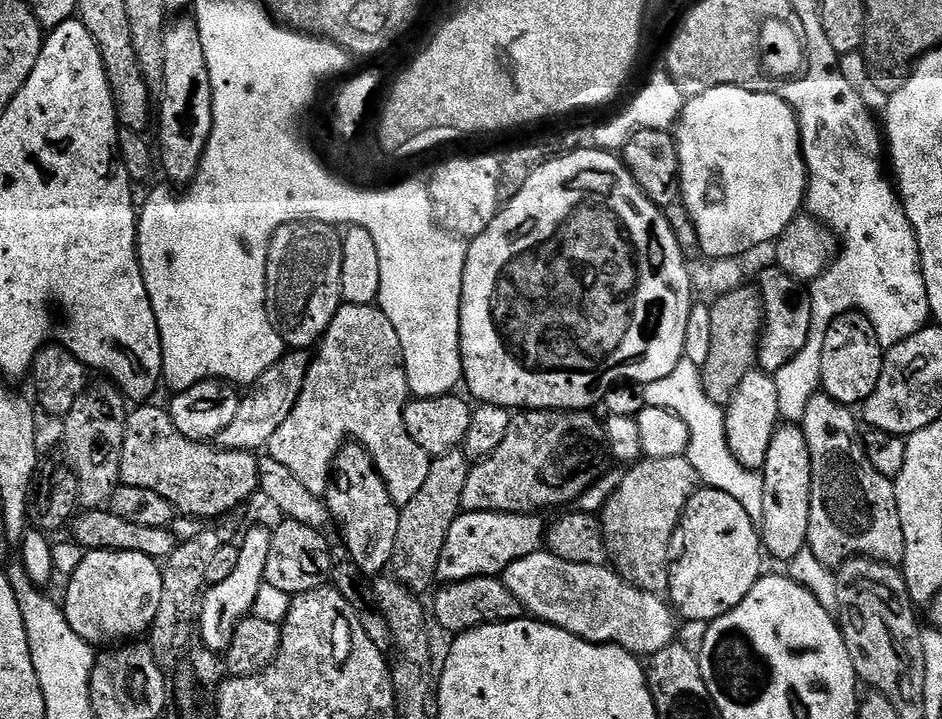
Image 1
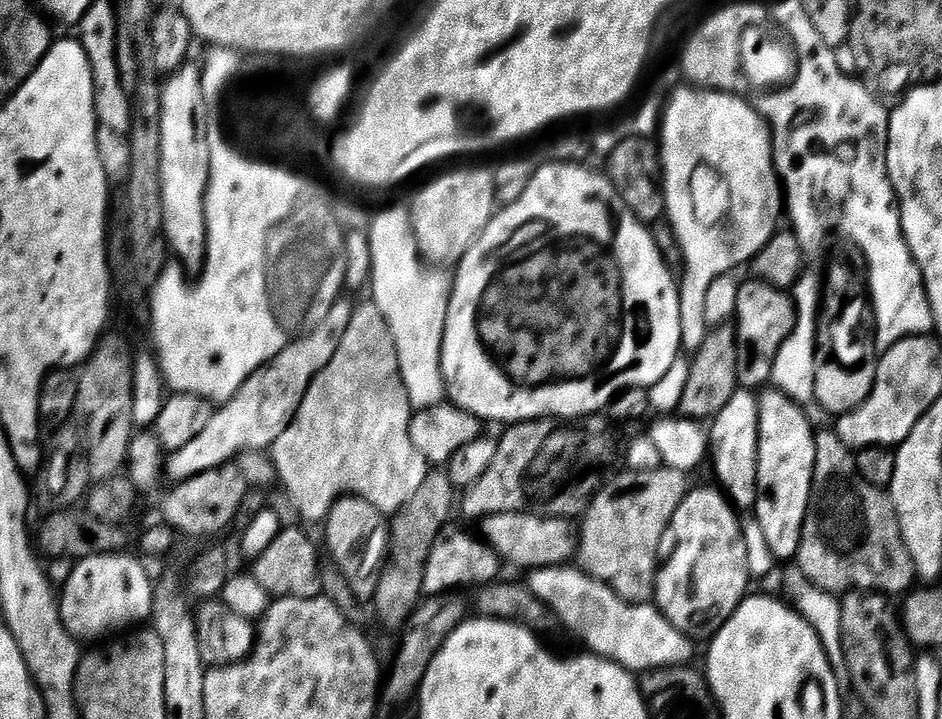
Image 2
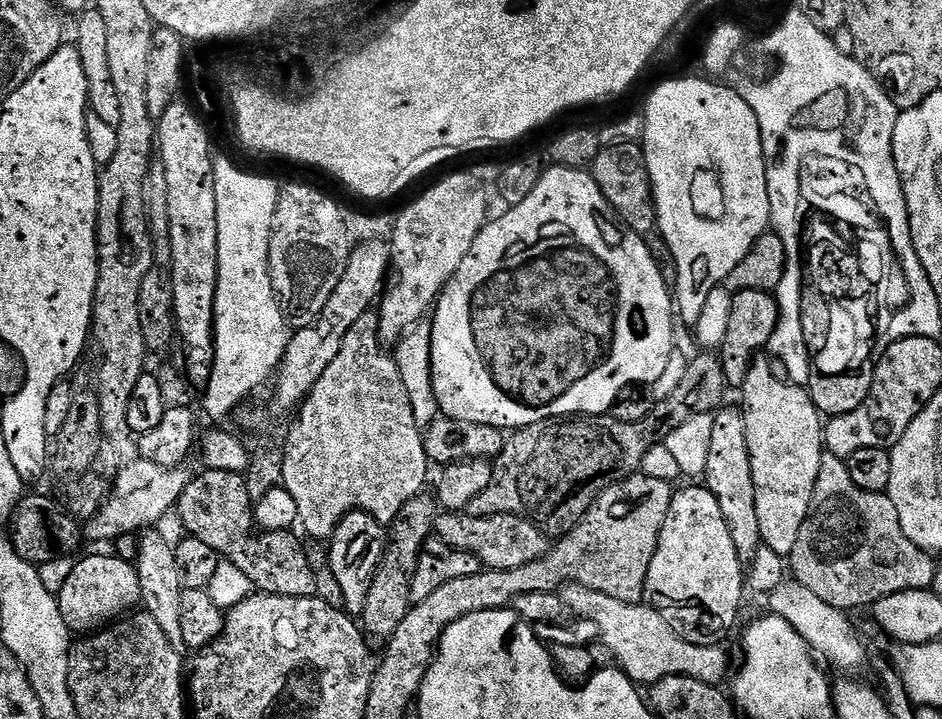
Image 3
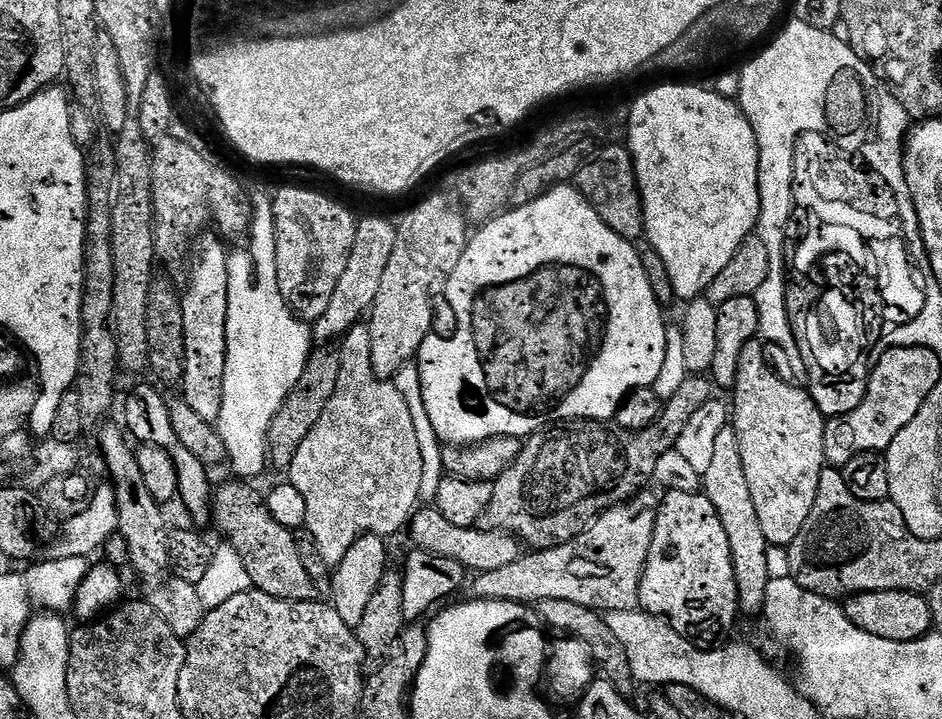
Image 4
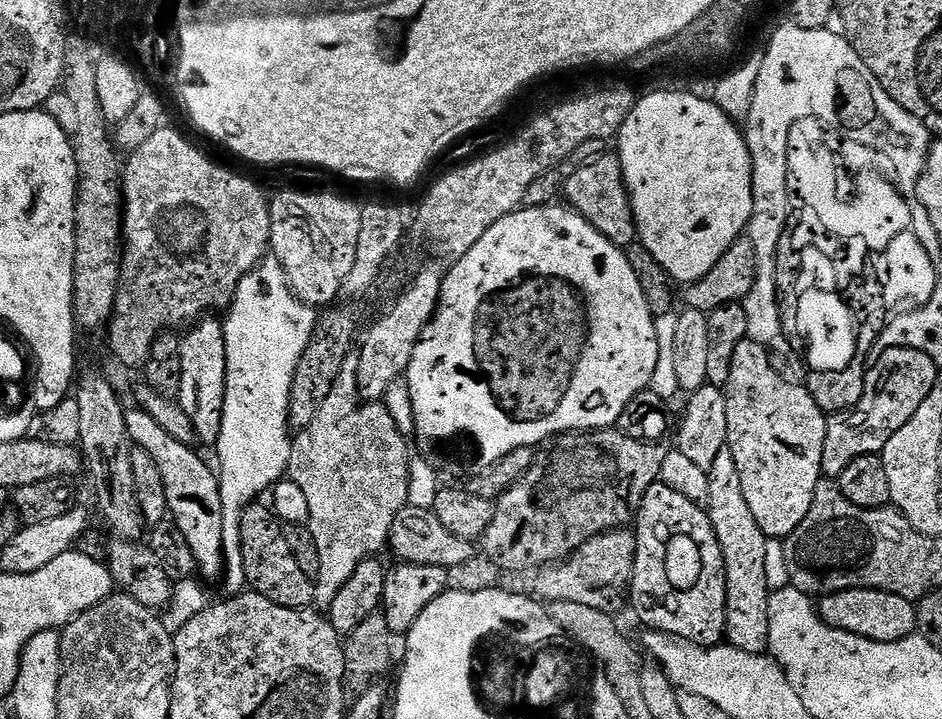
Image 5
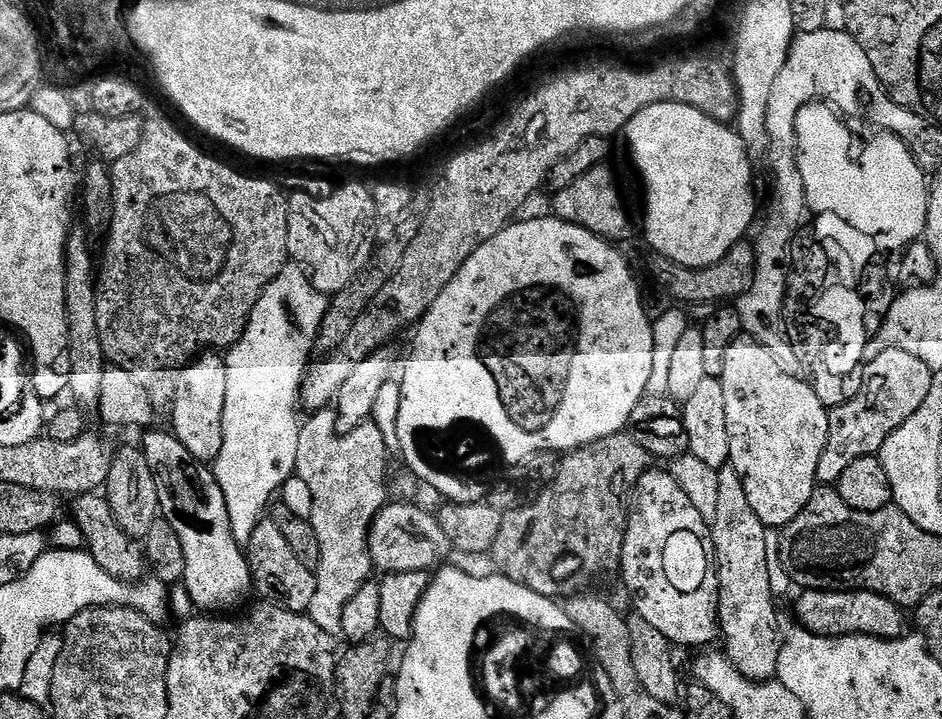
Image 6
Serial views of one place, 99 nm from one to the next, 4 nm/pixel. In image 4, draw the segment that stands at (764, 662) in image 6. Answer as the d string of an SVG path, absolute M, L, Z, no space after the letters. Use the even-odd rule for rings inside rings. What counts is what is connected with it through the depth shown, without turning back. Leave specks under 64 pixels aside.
M731 426L722 429L715 439L715 453L711 465L702 476L702 492L710 498L714 510L718 510L718 518L722 518L722 530L726 530L726 538L730 542L741 613L763 613L766 586L774 575L774 569L768 565L770 545L766 534L762 534L762 525L758 523L754 497L746 483L746 470L742 470L742 450L738 450L736 431Z

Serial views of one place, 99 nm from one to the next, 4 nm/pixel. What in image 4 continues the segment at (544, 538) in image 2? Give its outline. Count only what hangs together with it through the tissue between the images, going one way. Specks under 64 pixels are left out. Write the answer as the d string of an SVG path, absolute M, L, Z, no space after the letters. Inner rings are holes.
M424 506L412 513L410 521L410 533L412 532L412 544L415 547L426 550L430 554L439 554L442 558L454 558L466 570L473 568L473 573L479 574L486 570L498 570L501 566L510 566L510 562L518 562L522 555L521 541L508 532L489 530L484 526L467 528L466 526L454 526L434 506Z

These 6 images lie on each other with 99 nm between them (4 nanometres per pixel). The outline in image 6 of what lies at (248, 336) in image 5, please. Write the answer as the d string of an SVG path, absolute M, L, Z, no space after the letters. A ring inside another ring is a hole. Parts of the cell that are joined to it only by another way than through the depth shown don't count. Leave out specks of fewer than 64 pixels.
M295 262L285 264L264 292L261 293L248 325L240 341L227 349L224 356L226 366L226 406L222 414L222 454L218 454L214 471L218 486L222 486L222 498L226 498L226 510L230 514L230 530L241 546L247 545L254 526L269 511L280 487L296 470L298 458L298 434L301 417L296 417L300 398L300 385L310 367L308 355L313 355L316 335L327 312L329 297L310 282L305 269Z

